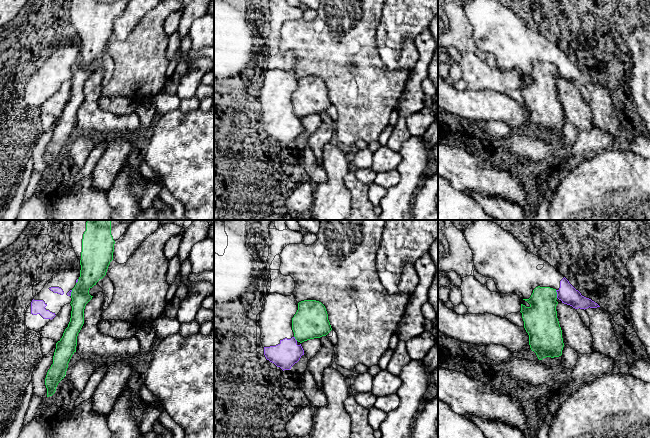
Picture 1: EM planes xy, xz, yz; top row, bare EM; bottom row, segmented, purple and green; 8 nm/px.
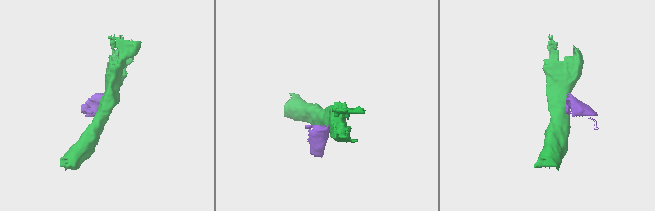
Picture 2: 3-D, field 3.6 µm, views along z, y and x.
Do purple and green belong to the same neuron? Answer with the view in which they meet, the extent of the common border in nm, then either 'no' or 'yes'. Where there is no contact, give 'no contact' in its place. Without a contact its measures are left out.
contact in yz; length 70 nm; no

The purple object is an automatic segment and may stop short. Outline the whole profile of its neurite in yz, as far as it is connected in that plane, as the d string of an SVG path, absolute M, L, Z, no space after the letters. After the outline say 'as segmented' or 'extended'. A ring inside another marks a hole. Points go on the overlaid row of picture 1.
M475 220L462 233L472 250L475 269L479 274L492 278L501 293L516 293L522 299L529 299L536 287L550 287L556 290L558 303L584 310L600 307L582 296L557 269L531 253L516 237L496 223Z; extended

